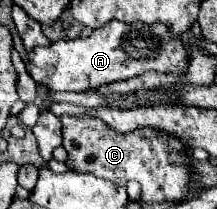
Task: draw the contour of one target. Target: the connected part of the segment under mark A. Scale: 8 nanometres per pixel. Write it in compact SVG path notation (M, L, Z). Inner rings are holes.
M111 20L103 28L93 30L89 38L57 40L45 48L33 48L27 56L27 72L37 84L53 92L85 92L87 88L127 80L149 70L181 74L189 66L181 38L173 36L165 24L125 24Z

